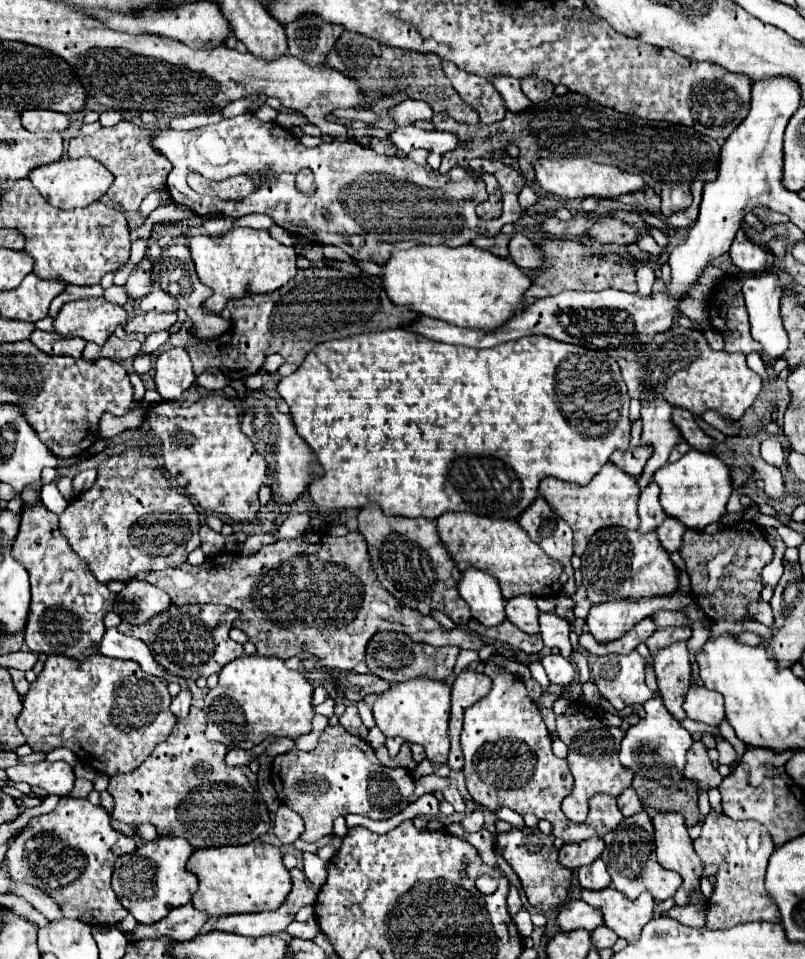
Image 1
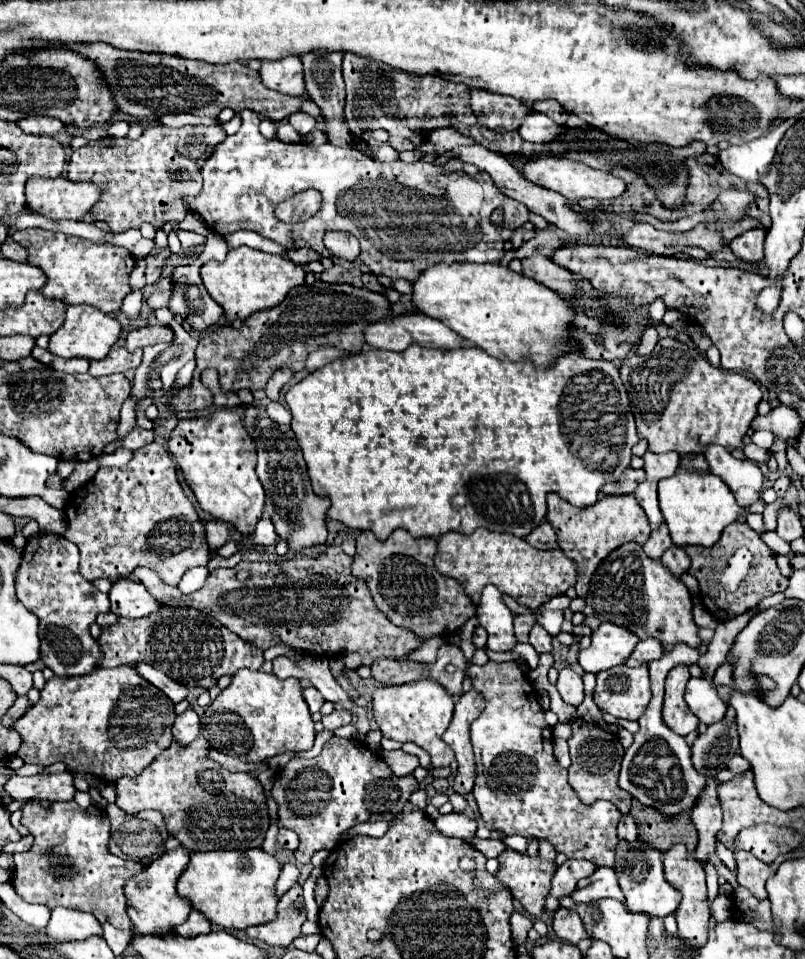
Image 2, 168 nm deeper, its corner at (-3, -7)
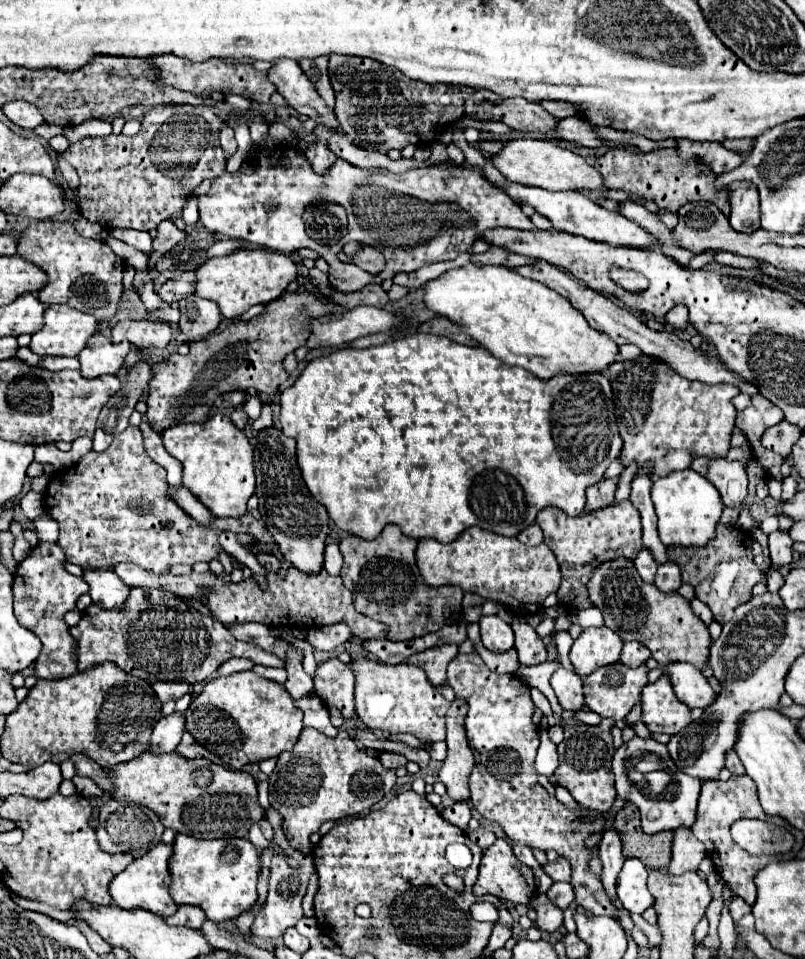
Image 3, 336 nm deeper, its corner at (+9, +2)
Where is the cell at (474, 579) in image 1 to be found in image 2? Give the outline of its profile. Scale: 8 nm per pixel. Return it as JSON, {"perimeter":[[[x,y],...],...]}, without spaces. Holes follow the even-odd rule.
{"perimeter":[[[487,586],[477,606],[477,618],[489,634],[487,648],[495,652],[509,652],[515,648],[517,640],[513,634],[513,614],[501,602],[501,594],[495,586]]]}

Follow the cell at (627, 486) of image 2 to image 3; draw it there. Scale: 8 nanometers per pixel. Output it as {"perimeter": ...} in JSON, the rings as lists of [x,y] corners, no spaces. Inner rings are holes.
{"perimeter":[[[613,477],[613,479],[603,479],[603,481],[587,487],[585,511],[595,511],[599,507],[605,507],[605,505],[613,503],[617,485],[619,485],[619,477]]]}

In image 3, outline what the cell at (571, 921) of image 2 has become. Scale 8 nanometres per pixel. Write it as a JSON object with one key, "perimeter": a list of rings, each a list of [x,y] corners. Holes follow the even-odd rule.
{"perimeter":[[[537,893],[531,899],[531,907],[537,911],[535,925],[539,929],[553,933],[563,925],[563,911],[557,905],[553,905],[545,893]]]}

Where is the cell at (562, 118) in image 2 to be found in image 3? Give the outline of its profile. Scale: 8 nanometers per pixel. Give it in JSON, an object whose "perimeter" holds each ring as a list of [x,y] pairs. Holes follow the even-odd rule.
{"perimeter":[[[541,101],[541,107],[545,109],[545,111],[549,111],[553,117],[557,117],[557,119],[563,119],[563,117],[571,117],[571,115],[575,115],[577,111],[575,111],[575,107],[571,107],[571,103],[553,103],[553,101]]]}

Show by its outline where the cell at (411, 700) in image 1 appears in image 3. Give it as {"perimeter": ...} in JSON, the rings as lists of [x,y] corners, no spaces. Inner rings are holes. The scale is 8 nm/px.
{"perimeter":[[[357,657],[349,663],[355,673],[355,713],[367,729],[387,731],[391,735],[411,733],[421,743],[445,741],[445,713],[449,701],[429,683],[425,671],[415,665],[385,665]]]}

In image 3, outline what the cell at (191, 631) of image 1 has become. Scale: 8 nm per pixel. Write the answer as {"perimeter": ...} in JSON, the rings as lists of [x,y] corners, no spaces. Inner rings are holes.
{"perimeter":[[[135,587],[131,589],[127,603],[115,609],[101,609],[93,603],[83,611],[79,625],[71,627],[71,635],[79,645],[79,671],[111,661],[123,671],[149,683],[163,679],[185,681],[193,685],[209,679],[217,667],[231,657],[245,657],[267,667],[285,665],[277,655],[235,639],[229,627],[209,615],[199,613],[177,595],[171,595],[171,591],[163,589]]]}

